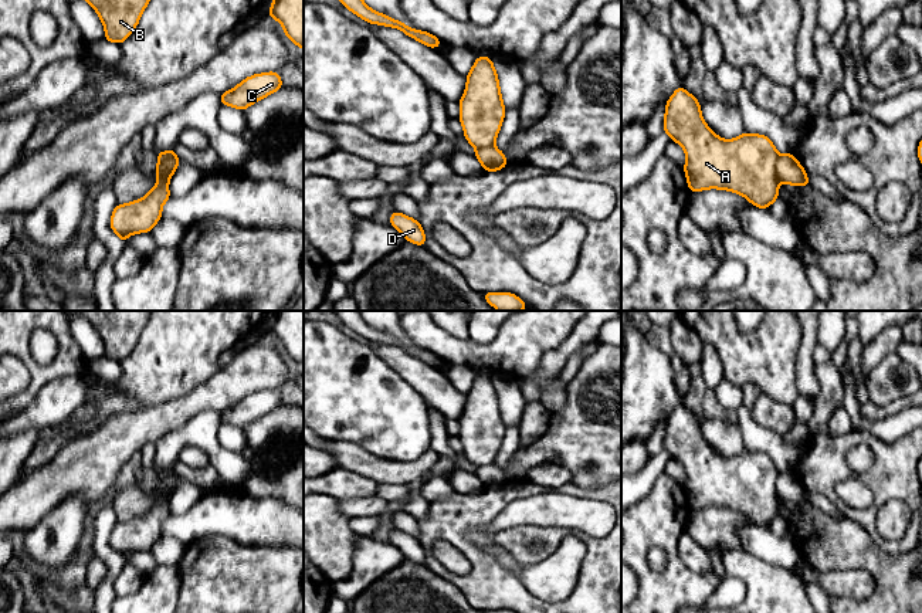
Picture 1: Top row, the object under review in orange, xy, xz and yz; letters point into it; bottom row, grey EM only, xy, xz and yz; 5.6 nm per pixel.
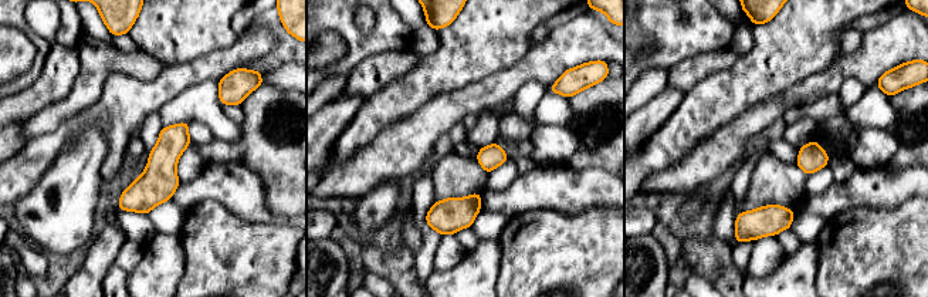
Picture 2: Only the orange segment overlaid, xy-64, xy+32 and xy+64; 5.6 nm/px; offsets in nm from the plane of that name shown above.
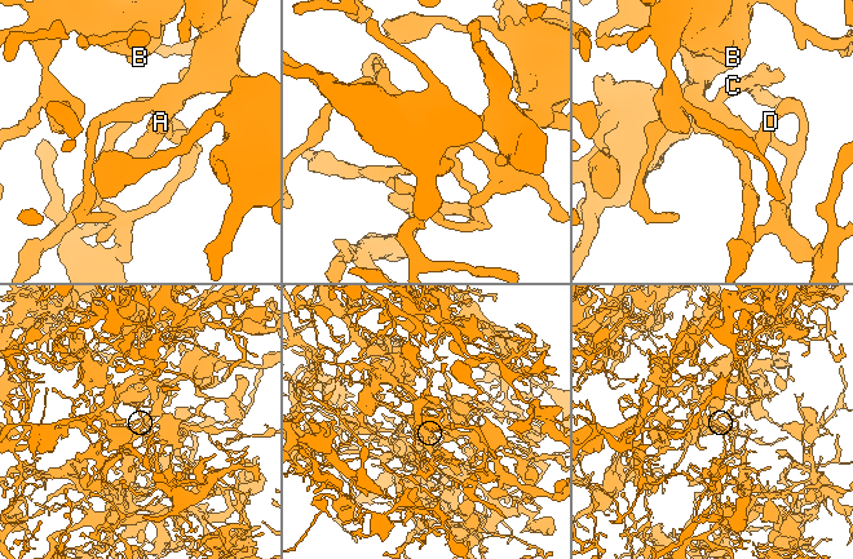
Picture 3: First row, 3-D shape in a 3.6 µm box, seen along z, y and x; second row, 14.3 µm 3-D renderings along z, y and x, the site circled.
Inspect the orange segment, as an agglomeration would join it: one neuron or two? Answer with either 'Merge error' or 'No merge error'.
No merge error

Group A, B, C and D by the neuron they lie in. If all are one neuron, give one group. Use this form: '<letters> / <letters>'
A B C D

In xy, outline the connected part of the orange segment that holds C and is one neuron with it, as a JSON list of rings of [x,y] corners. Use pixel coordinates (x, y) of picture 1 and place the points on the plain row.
[[[277,389],[255,392],[243,397],[235,406],[221,412],[221,423],[244,429],[282,404]]]

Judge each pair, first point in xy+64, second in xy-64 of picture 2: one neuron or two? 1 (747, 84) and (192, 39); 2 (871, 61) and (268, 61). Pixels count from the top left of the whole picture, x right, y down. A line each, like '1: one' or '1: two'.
1: one
2: two

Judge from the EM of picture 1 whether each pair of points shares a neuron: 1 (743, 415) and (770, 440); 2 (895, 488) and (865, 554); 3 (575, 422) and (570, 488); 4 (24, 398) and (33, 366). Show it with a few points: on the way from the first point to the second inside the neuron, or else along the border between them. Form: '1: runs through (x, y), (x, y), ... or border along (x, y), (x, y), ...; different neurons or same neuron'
1: runs through (746, 422), (763, 439); same neuron
2: border along (846, 518), (854, 520), (885, 551), (902, 552); different neurons
3: border along (572, 481), (586, 488); different neurons
4: runs through (31, 390), (36, 385), (36, 373); same neuron

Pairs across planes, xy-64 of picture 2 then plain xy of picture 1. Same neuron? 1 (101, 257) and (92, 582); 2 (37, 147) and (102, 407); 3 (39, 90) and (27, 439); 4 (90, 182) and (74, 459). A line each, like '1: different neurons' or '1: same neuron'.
1: same neuron
2: different neurons
3: different neurons
4: different neurons

